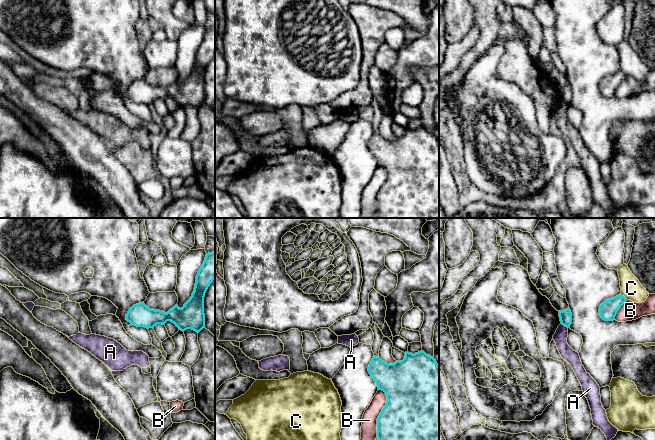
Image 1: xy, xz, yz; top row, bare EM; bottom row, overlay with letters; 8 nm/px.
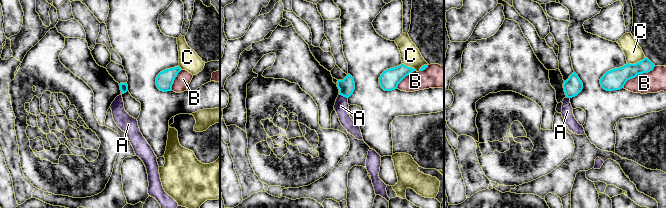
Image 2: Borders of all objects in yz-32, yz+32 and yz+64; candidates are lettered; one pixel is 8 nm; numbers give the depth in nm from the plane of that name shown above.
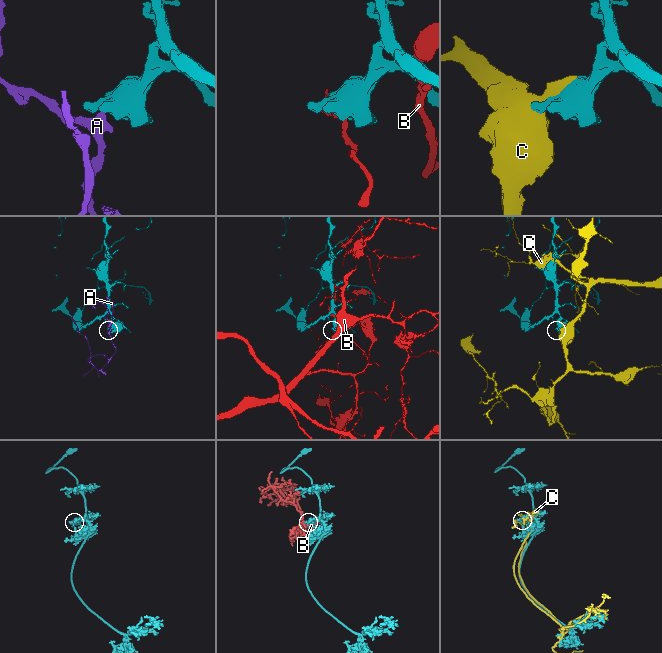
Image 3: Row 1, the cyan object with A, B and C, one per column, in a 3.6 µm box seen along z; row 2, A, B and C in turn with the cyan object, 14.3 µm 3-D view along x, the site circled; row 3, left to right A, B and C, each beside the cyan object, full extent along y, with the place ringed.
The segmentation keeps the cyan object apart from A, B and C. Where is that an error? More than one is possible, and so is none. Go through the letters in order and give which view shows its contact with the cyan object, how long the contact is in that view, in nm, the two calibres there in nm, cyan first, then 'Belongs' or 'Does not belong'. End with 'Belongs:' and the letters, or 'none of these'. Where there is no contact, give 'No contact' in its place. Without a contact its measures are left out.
A: Touches cyan in yz. Shared border 70 nm. Thickness 100 nm (cyan) against 110 nm. Does not belong
B: Touches cyan in xz. Shared border 400 nm. Thickness 500 nm (cyan) against 130 nm. Does not belong
C: Touches cyan in yz. Shared border 80 nm. Thickness 150 nm (cyan) against 170 nm. Does not belong
Belongs: none of these

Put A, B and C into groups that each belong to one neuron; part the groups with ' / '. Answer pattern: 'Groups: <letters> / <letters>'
Groups: A / B / C

